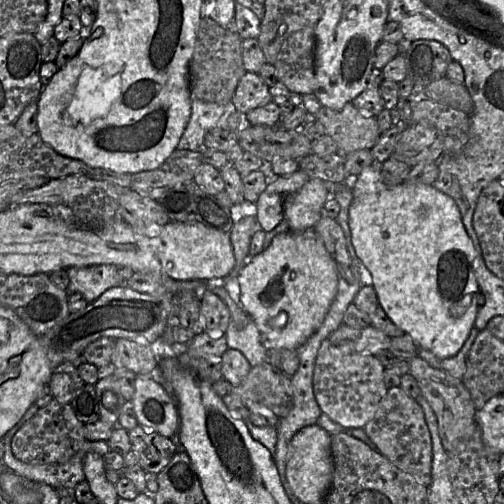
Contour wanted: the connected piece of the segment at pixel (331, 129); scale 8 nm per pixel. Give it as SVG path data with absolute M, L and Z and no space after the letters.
M351 102L341 110L322 106L316 118L323 125L325 135L335 141L342 155L370 150L381 136L376 117L366 116Z

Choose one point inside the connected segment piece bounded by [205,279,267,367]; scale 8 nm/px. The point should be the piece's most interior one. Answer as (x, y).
(242, 334)

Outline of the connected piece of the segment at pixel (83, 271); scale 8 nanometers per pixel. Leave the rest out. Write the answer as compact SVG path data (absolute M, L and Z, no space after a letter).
M112 264L67 268L70 278L66 289L68 296L80 293L90 304L108 289L119 286L118 270L119 267Z

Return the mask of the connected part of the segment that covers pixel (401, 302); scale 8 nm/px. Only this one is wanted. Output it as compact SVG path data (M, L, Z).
M374 163L364 168L359 175L350 175L344 183L352 189L353 199L349 209L349 225L352 244L357 256L371 273L372 286L376 291L383 310L391 321L405 334L409 335L418 347L432 352L438 358L455 356L467 340L474 327L479 306L477 293L480 291L475 276L472 274L474 246L463 225L459 208L453 198L436 189L433 185L402 183L397 186L387 186L381 177L382 163Z

